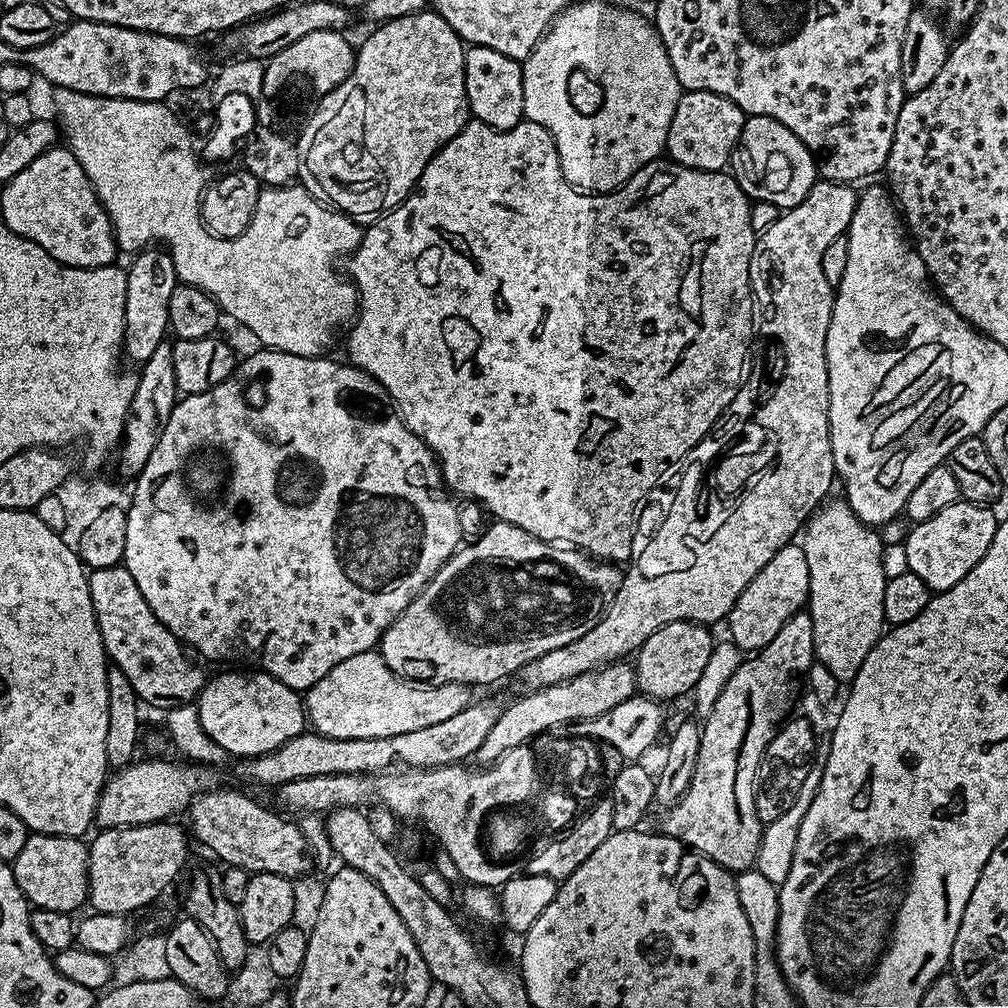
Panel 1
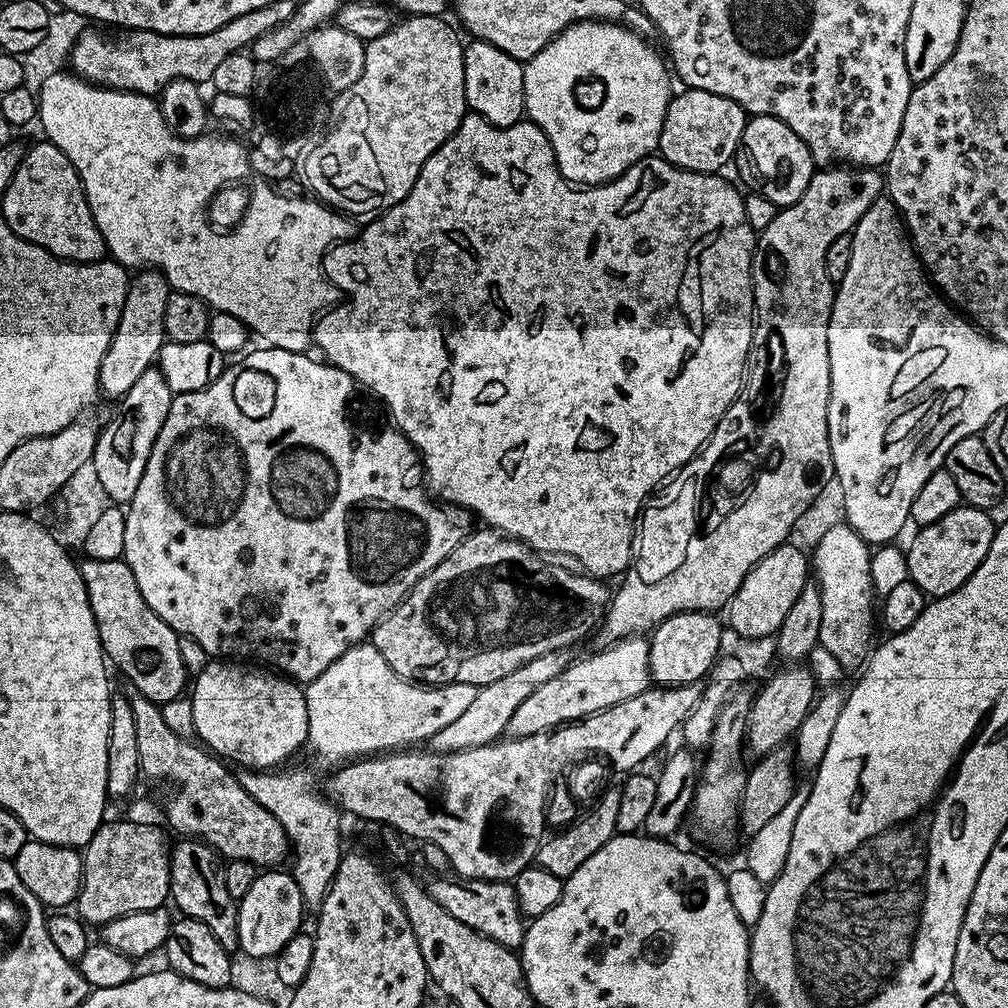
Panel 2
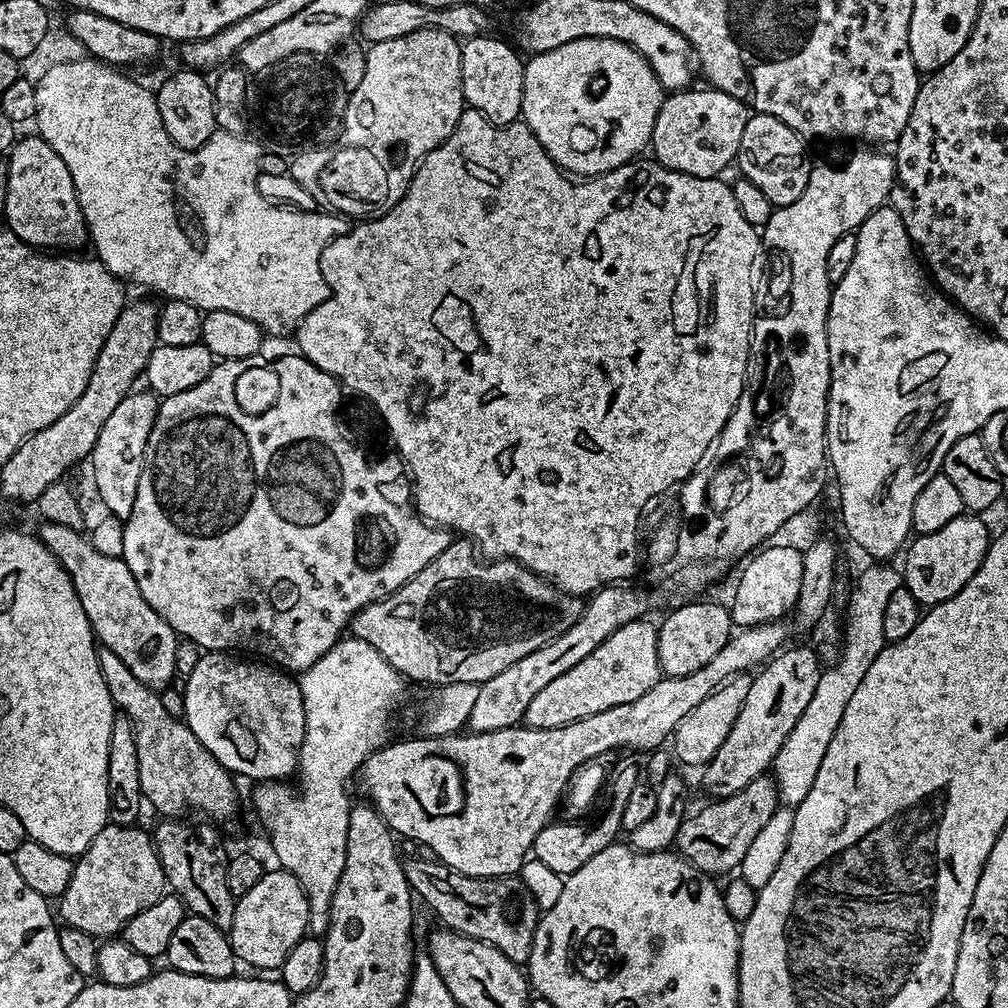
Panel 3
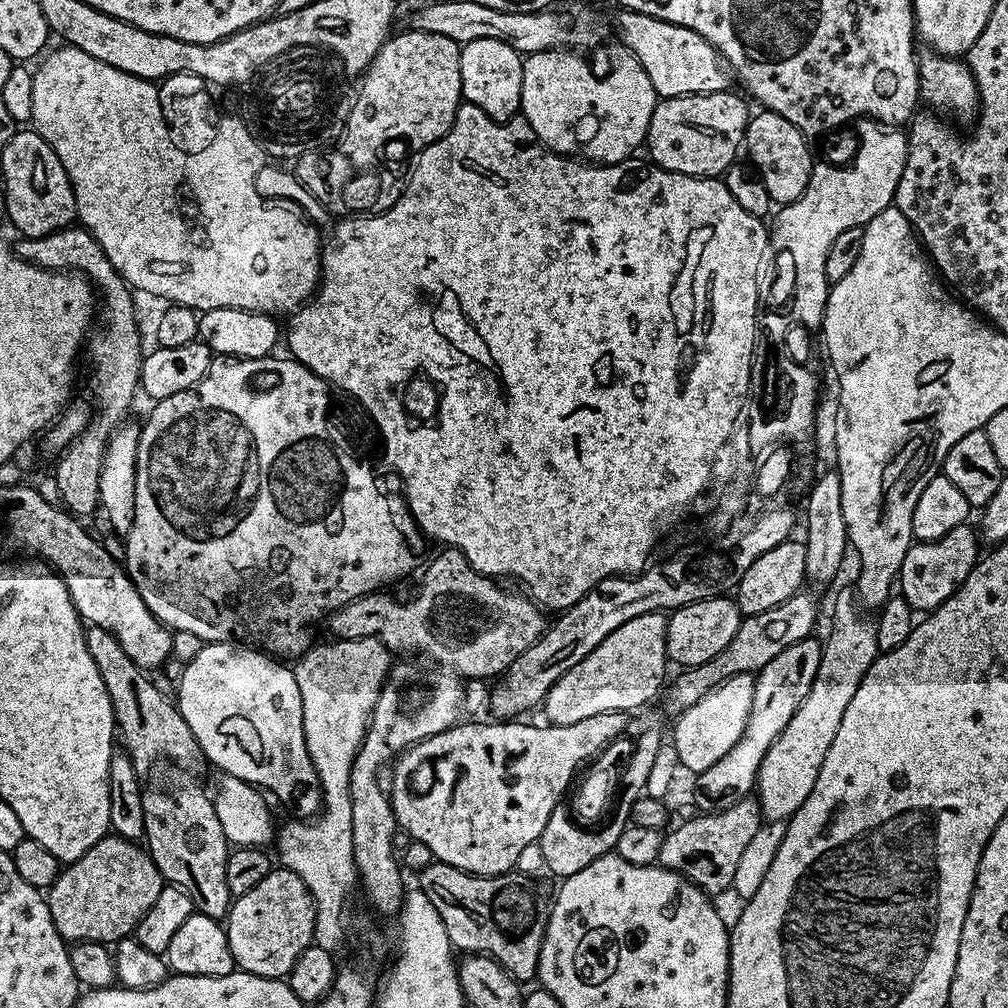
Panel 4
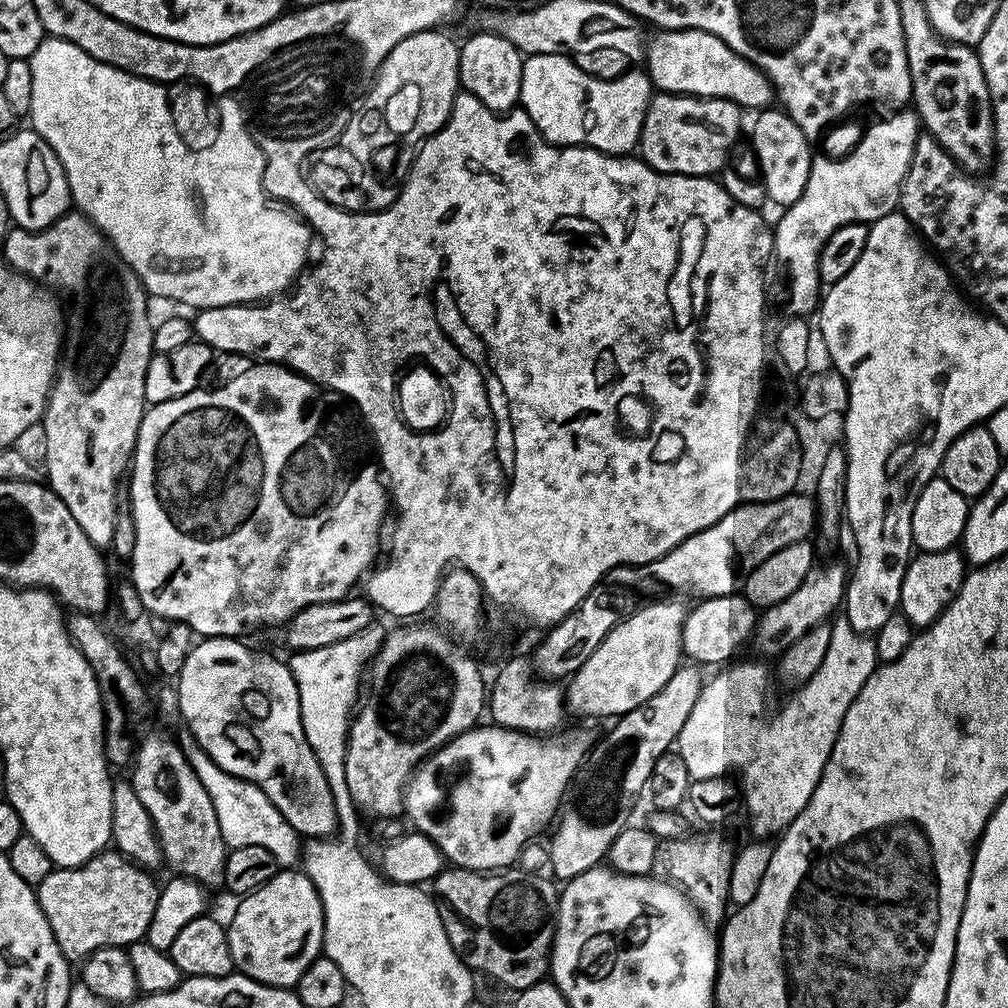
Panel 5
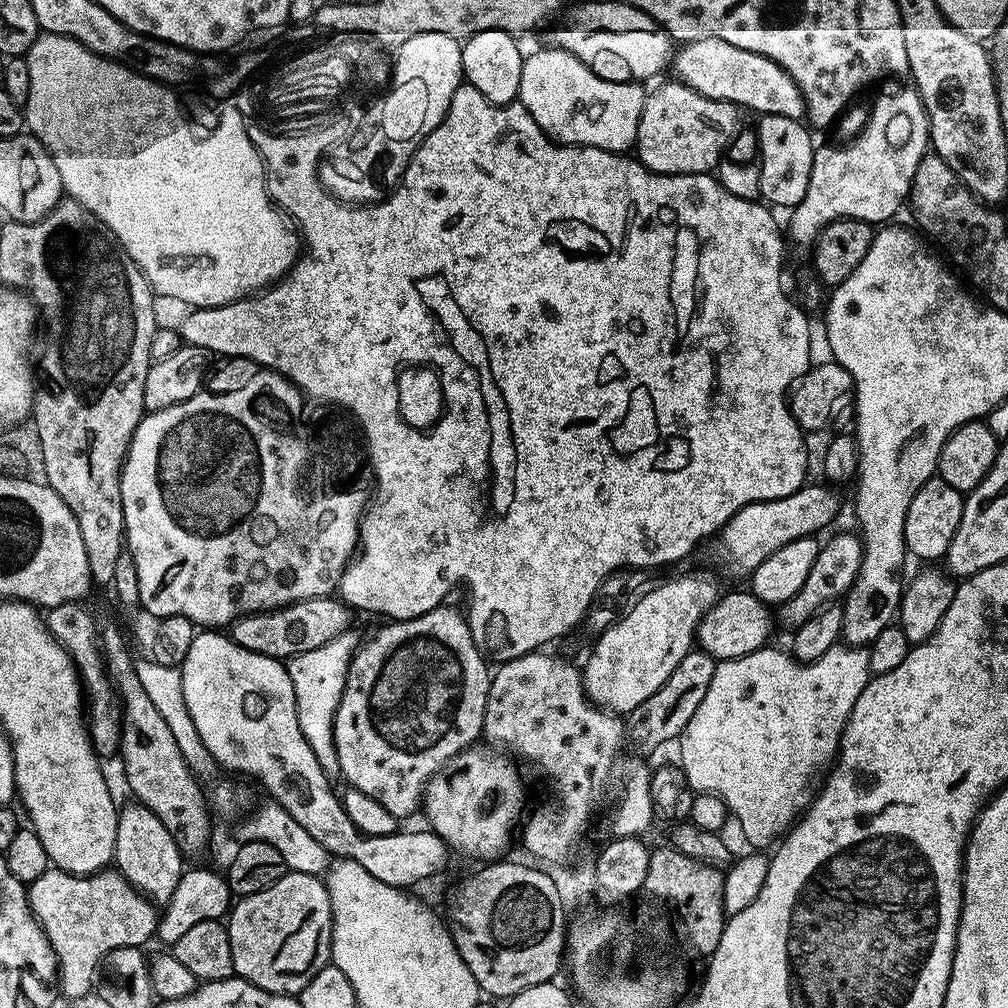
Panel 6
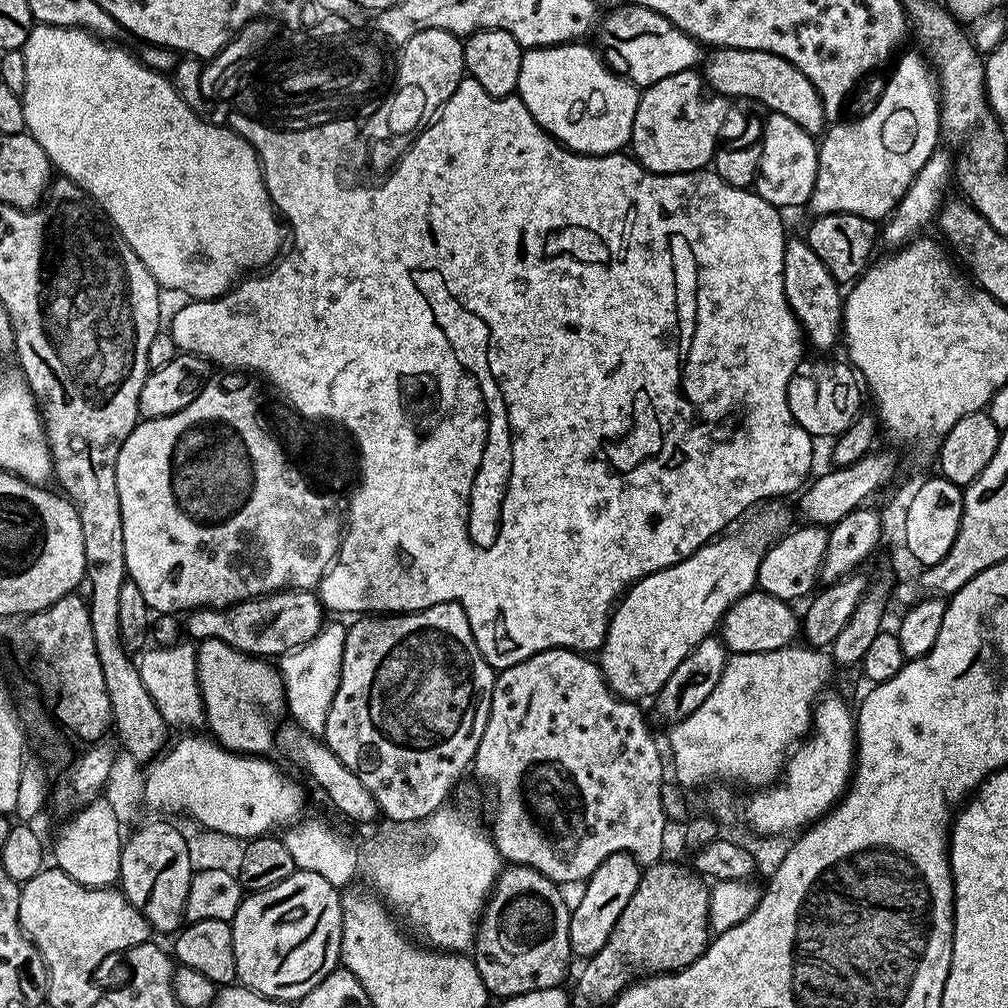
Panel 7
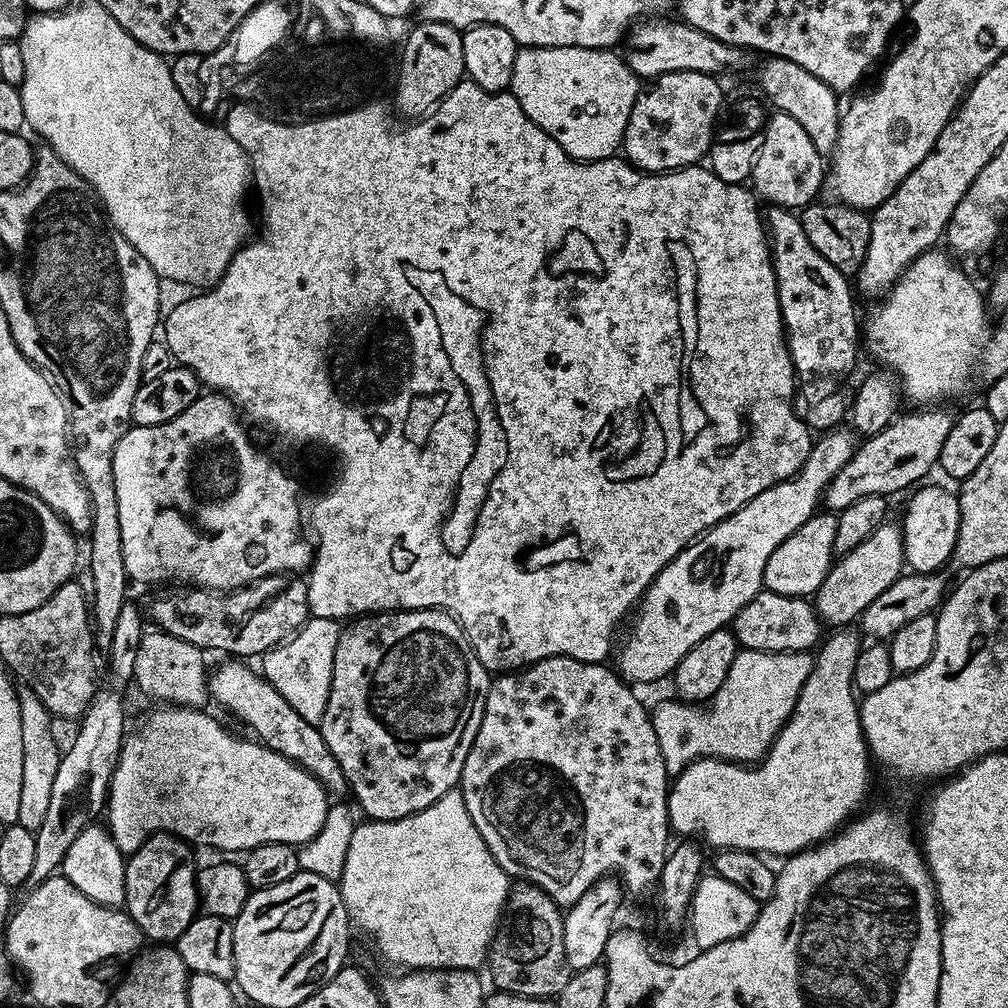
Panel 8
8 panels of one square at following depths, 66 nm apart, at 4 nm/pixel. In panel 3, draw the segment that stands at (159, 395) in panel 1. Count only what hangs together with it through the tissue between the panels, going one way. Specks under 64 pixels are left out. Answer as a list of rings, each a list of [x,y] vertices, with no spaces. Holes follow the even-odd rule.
[[[134,390],[124,396],[117,409],[106,418],[89,461],[94,466],[94,480],[111,515],[122,521],[133,512],[137,497],[138,481],[144,465],[145,450],[149,442],[159,408],[159,397],[148,390]]]

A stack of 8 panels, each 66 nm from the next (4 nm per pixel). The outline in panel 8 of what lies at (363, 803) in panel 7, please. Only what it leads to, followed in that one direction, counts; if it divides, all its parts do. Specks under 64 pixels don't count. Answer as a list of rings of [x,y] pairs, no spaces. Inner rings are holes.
[[[228,658],[225,661],[209,673],[209,697],[248,724],[254,732],[252,734],[261,743],[317,777],[326,792],[334,796],[344,792],[346,794],[350,785],[338,760],[322,738],[319,727],[302,718],[285,698],[274,690],[272,684],[259,671],[254,672],[246,666],[245,661],[238,658]]]

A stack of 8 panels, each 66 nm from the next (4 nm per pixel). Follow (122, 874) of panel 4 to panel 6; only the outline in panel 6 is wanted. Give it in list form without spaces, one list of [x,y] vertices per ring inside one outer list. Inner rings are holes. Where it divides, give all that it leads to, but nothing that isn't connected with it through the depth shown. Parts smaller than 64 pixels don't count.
[[[49,867],[42,878],[27,885],[28,905],[46,934],[60,967],[59,991],[80,1000],[92,988],[96,967],[119,948],[140,948],[156,936],[158,908],[121,872],[101,870],[90,876],[74,876]]]

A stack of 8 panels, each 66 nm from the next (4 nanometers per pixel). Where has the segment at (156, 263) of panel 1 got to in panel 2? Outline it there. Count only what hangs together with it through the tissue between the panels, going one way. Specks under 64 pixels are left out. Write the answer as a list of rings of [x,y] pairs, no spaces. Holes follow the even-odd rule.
[[[155,270],[137,271],[129,283],[126,306],[122,306],[122,318],[118,318],[114,338],[102,358],[100,367],[101,393],[105,397],[108,395],[112,402],[119,401],[126,395],[134,382],[157,363],[160,347],[166,342],[163,318],[169,293],[167,278]]]

